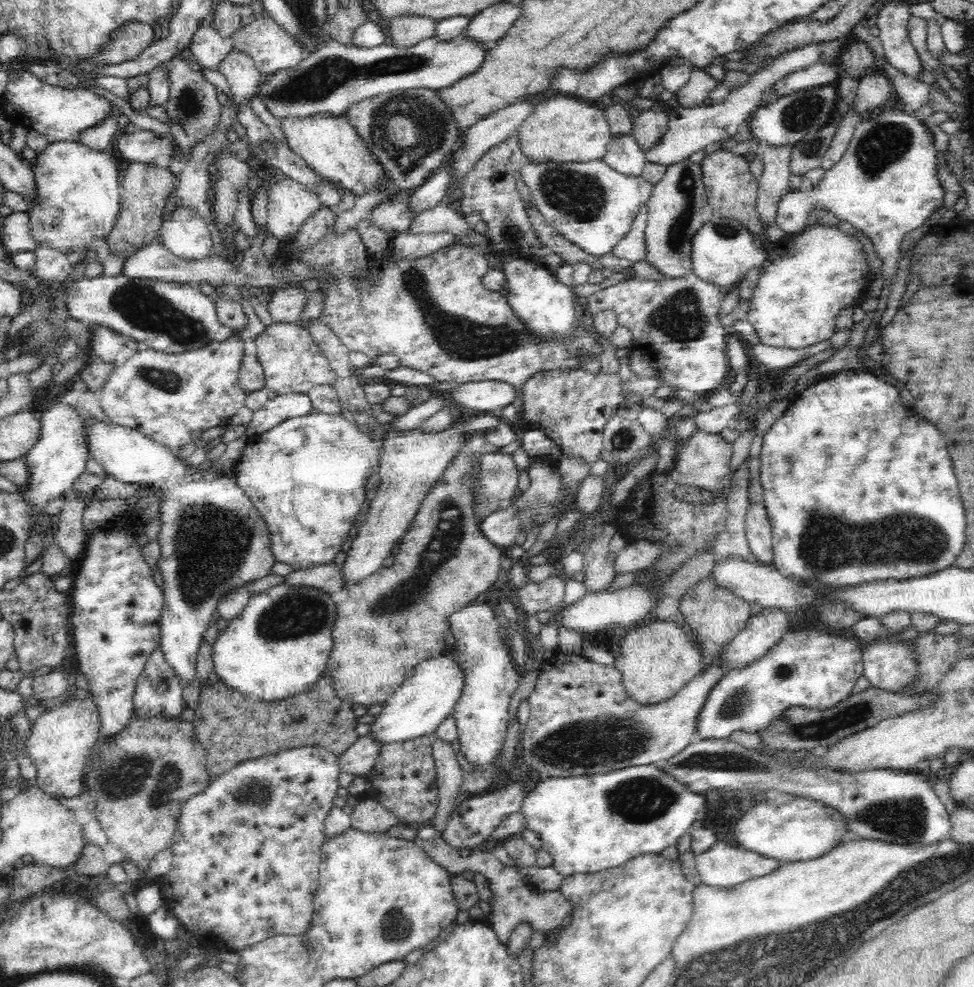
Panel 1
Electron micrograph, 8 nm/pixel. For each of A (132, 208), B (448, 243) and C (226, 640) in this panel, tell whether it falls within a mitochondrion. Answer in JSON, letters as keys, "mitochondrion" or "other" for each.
{"A":"other","B":"other","C":"other"}

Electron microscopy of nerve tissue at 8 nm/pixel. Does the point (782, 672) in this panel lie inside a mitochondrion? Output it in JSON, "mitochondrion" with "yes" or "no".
{"mitochondrion":"yes"}

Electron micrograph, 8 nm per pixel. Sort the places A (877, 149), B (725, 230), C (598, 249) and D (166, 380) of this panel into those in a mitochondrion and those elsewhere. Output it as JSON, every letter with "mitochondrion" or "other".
{"A":"mitochondrion","B":"mitochondrion","C":"other","D":"mitochondrion"}

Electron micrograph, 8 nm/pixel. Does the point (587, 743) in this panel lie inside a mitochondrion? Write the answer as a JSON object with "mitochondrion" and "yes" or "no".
{"mitochondrion":"yes"}

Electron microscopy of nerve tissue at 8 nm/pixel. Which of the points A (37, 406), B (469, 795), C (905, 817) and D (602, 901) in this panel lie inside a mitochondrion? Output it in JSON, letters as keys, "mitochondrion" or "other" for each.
{"A":"other","B":"other","C":"mitochondrion","D":"other"}

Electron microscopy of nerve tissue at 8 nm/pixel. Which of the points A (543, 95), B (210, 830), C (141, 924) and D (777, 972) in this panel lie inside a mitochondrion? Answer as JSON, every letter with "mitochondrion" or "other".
{"A":"other","B":"other","C":"other","D":"mitochondrion"}

